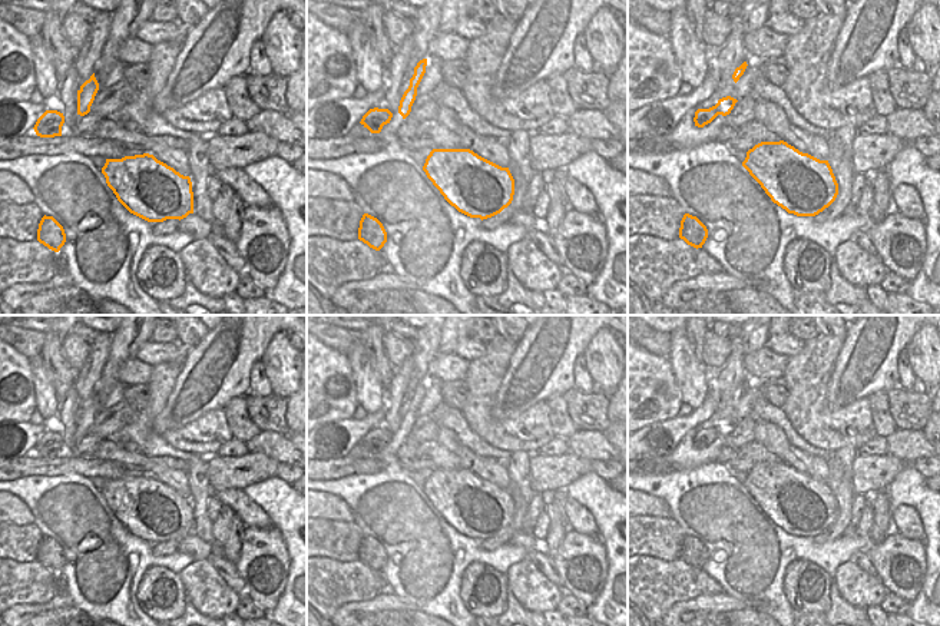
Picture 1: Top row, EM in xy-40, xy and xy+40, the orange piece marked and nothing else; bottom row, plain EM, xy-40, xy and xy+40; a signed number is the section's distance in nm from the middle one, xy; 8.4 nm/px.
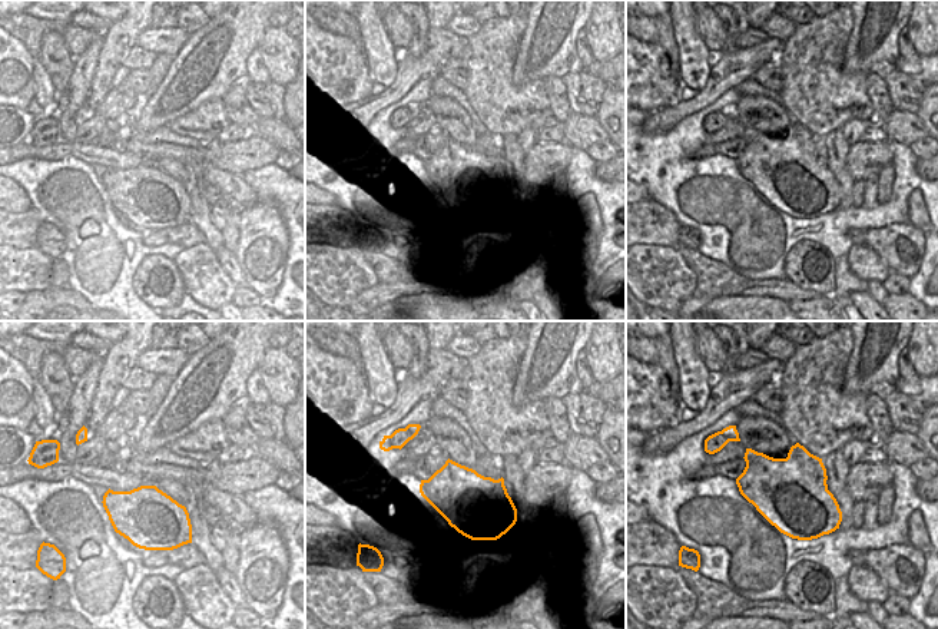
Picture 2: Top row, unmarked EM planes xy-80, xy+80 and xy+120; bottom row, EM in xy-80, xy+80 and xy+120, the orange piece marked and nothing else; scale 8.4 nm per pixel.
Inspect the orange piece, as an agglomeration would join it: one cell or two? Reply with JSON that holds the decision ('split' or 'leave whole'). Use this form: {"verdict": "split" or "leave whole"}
{"verdict": "split"}

